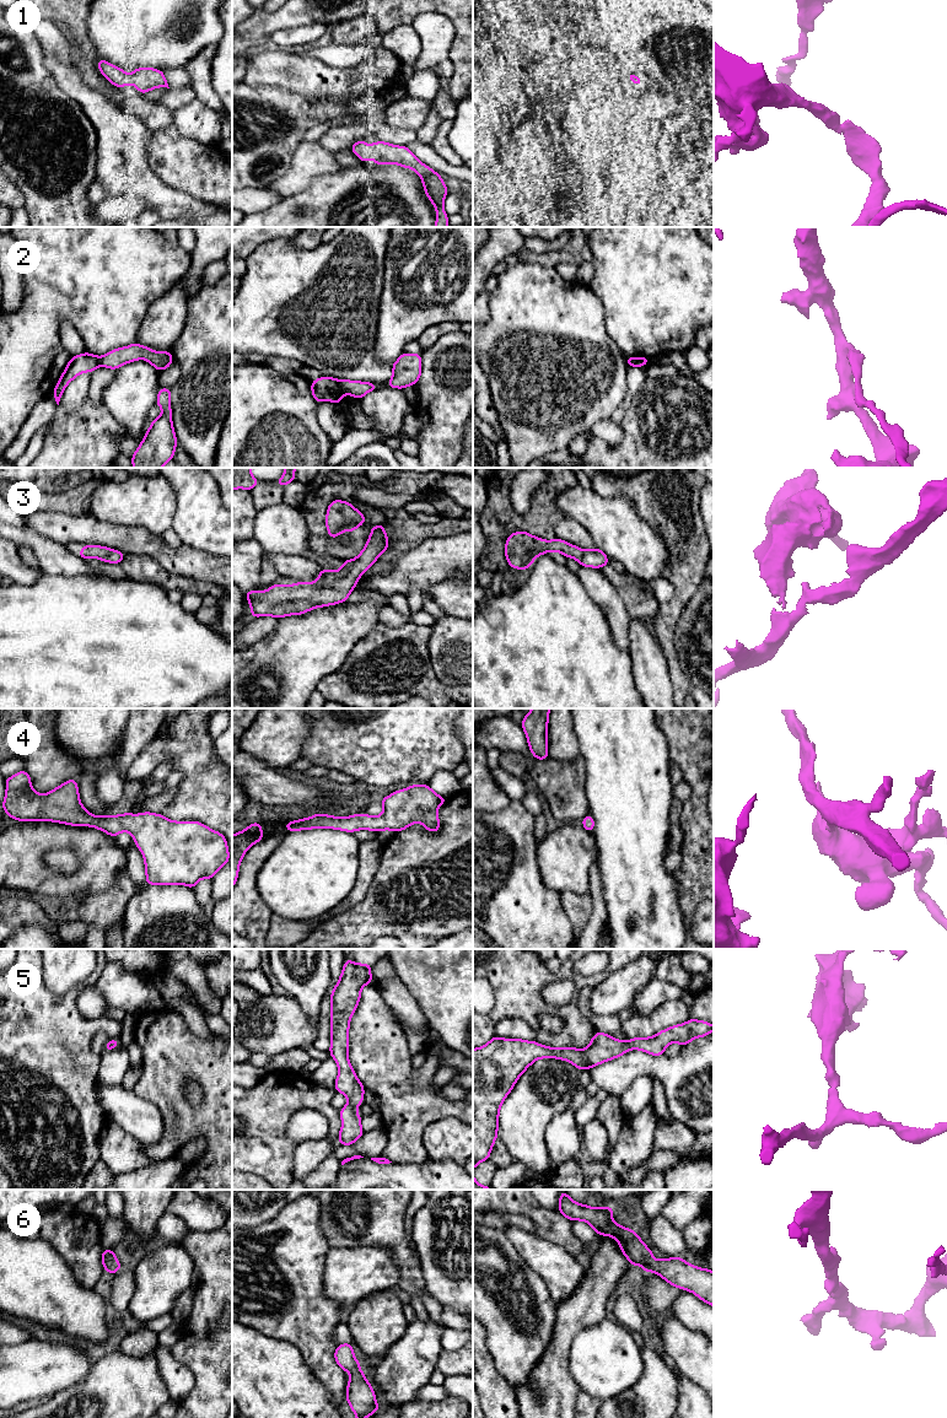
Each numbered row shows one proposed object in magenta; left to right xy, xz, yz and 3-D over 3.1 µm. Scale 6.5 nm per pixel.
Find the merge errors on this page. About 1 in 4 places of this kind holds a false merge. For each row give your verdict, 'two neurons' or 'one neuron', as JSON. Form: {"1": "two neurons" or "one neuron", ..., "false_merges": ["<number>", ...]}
{"1": "one neuron", "2": "two neurons", "3": "one neuron", "4": "one neuron", "5": "one neuron", "6": "one neuron", "false_merges": ["2"]}

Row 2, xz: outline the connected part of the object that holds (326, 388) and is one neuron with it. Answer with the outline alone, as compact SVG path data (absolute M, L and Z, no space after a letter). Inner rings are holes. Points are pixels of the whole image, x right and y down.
M321 377L311 382L311 389L316 403L322 400L340 404L341 403L341 389L339 379L332 377Z

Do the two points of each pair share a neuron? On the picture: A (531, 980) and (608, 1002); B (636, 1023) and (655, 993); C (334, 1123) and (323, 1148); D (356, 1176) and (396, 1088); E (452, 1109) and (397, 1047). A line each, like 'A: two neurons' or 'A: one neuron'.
A: two neurons
B: two neurons
C: two neurons
D: two neurons
E: one neuron

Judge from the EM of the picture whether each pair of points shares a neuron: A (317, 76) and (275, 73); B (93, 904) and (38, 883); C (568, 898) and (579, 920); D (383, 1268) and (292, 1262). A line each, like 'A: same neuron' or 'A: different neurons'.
A: same neuron
B: different neurons
C: same neuron
D: different neurons

